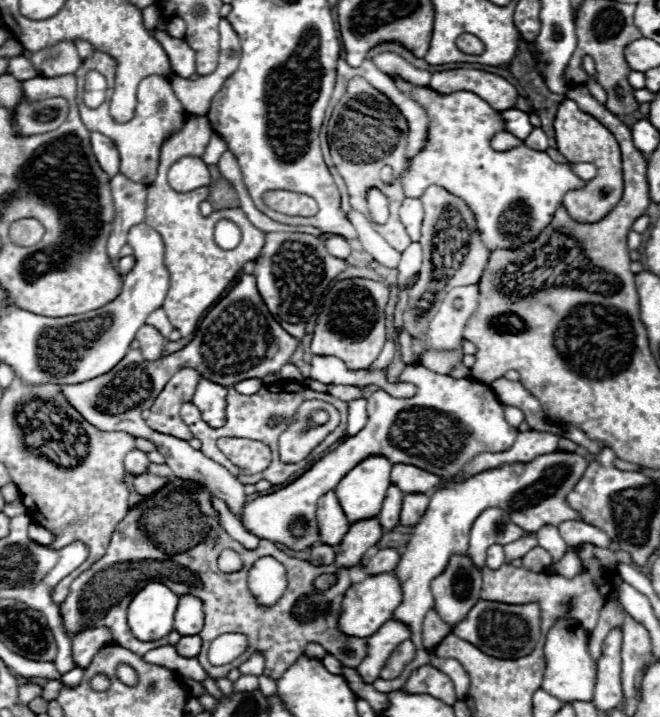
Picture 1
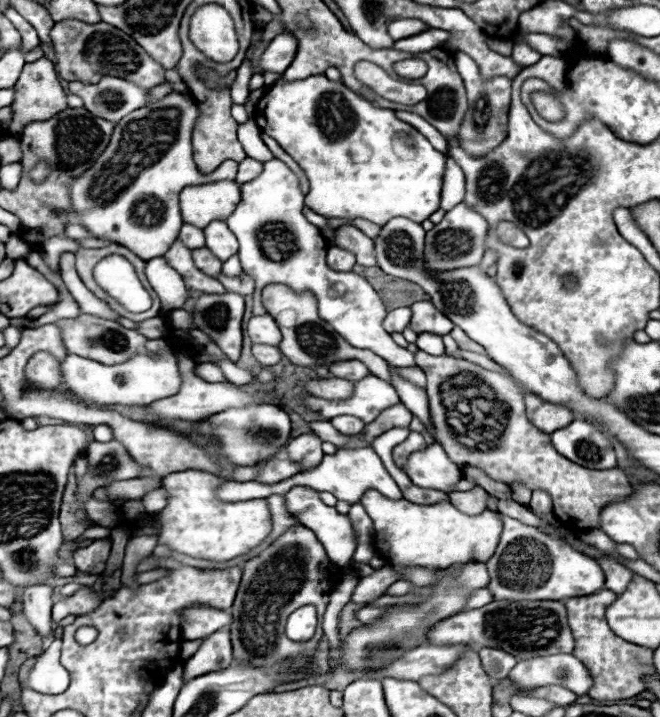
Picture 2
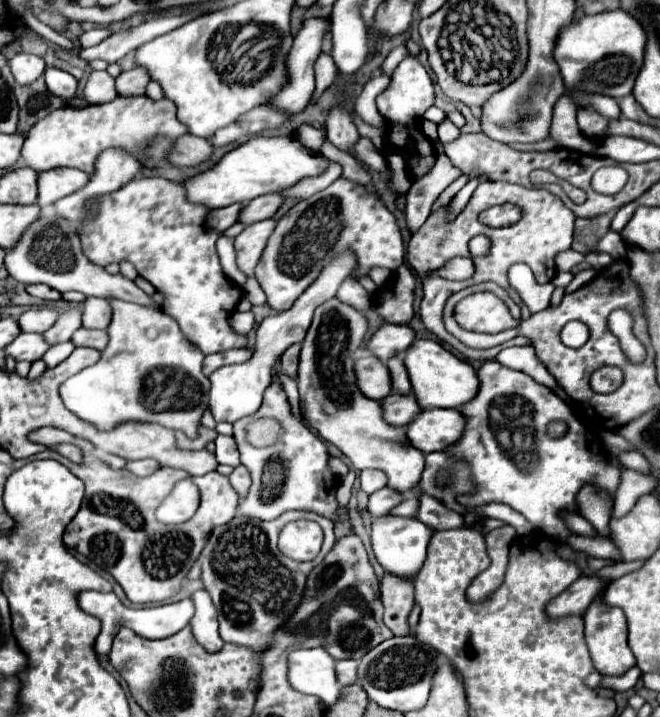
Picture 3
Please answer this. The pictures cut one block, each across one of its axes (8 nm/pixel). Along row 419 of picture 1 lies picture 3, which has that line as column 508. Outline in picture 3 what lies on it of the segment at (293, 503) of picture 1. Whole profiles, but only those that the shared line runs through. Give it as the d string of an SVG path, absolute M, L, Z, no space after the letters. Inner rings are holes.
M496 360L482 364L478 370L478 380L478 394L460 408L462 414L466 414L466 430L454 446L444 450L448 458L470 466L470 478L474 482L474 492L468 496L456 496L456 502L464 506L464 512L488 502L508 504L536 530L564 542L570 530L558 518L558 512L564 508L576 510L574 498L588 482L608 490L614 496L620 484L620 468L606 462L600 440L586 430L586 426L574 416L572 408L550 388L534 382L518 370L502 366ZM552 420L564 420L568 424L566 438L552 440L546 436L546 426ZM516 436L520 438L520 444L516 444Z

